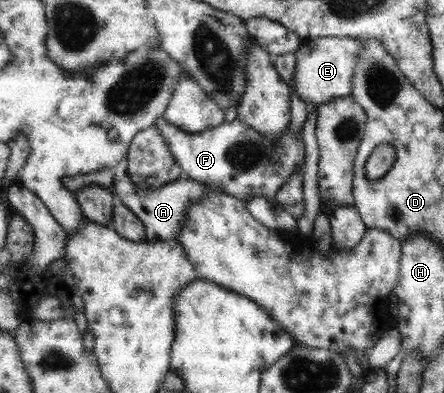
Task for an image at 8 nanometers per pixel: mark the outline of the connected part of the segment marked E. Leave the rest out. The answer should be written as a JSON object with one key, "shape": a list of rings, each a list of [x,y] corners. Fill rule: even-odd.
{"shape":[[[318,37],[306,40],[296,52],[296,68],[292,95],[296,95],[306,104],[316,107],[336,97],[345,97],[351,94],[354,69],[361,54],[363,42],[352,37]]]}

